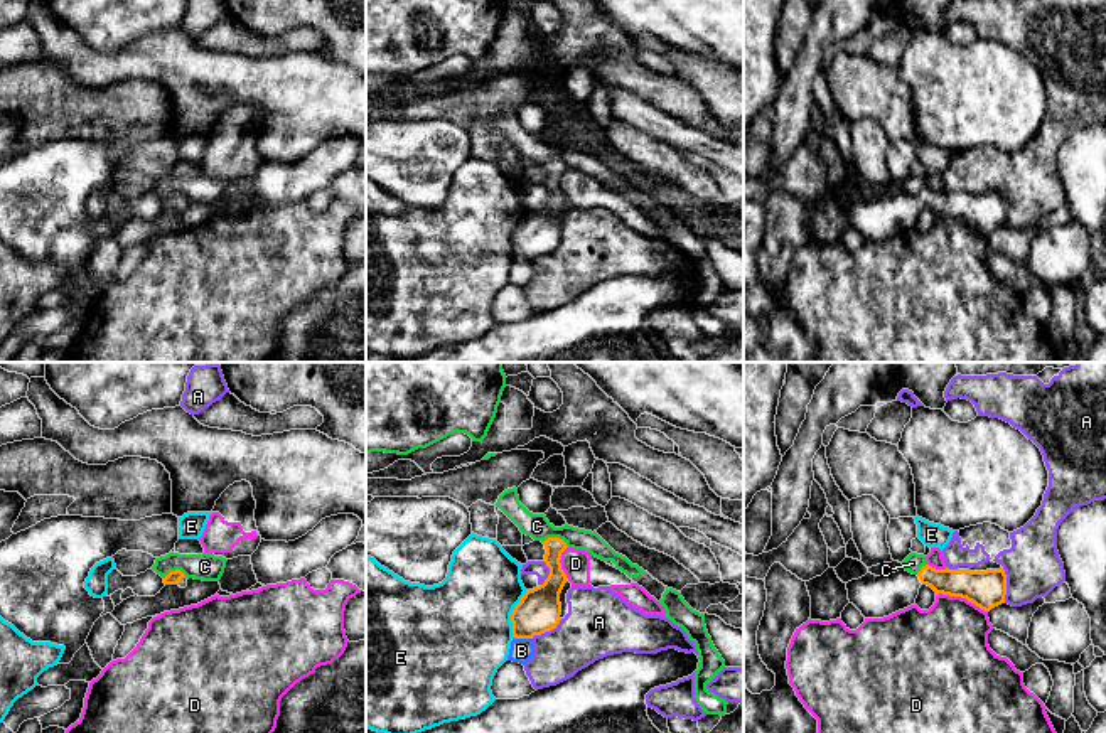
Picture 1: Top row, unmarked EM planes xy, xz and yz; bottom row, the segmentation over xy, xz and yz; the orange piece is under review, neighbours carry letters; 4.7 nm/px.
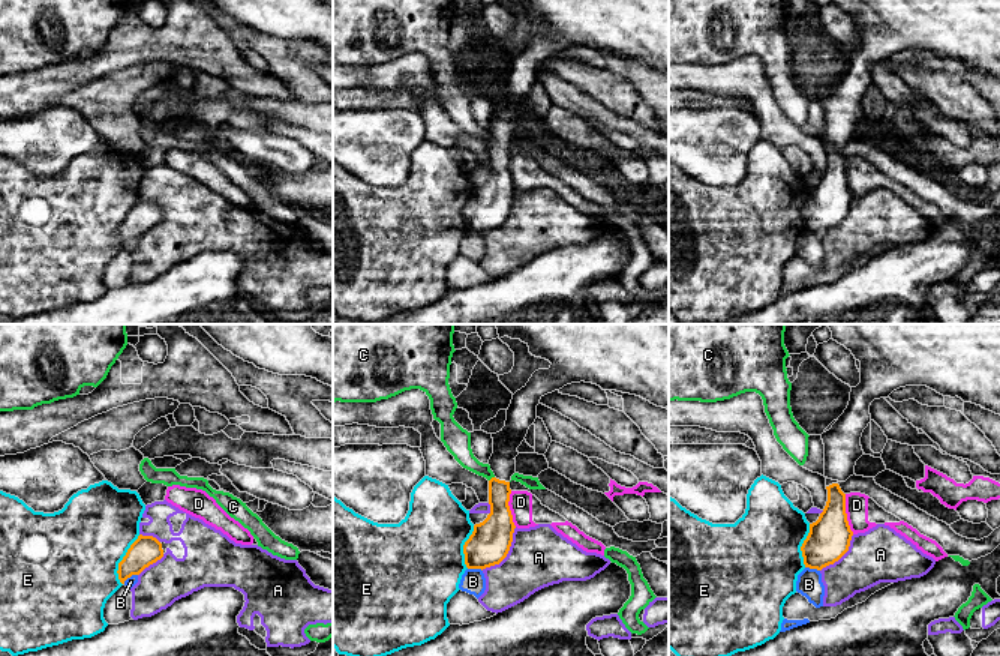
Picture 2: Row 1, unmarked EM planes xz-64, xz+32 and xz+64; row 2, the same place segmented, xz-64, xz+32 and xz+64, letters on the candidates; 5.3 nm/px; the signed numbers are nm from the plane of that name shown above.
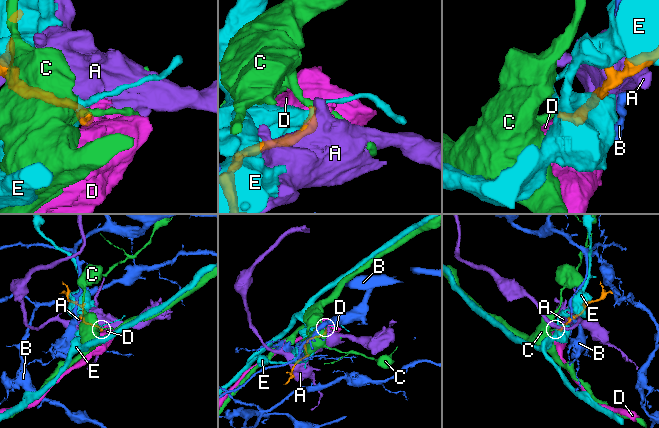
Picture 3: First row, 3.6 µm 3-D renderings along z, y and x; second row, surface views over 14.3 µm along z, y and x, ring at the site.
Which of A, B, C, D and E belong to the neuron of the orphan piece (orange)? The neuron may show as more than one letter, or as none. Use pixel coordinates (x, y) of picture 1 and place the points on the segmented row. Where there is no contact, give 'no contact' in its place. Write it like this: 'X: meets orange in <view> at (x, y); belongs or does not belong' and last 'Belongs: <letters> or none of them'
A: meets orange in yz at (1005, 585); does not belong
B: meets orange in xz at (523, 637); does not belong
C: meets orange in xz at (555, 538); does not belong
D: meets orange in yz at (961, 597); does not belong
E: meets orange in xz at (511, 614); does not belong
Belongs: none of them

